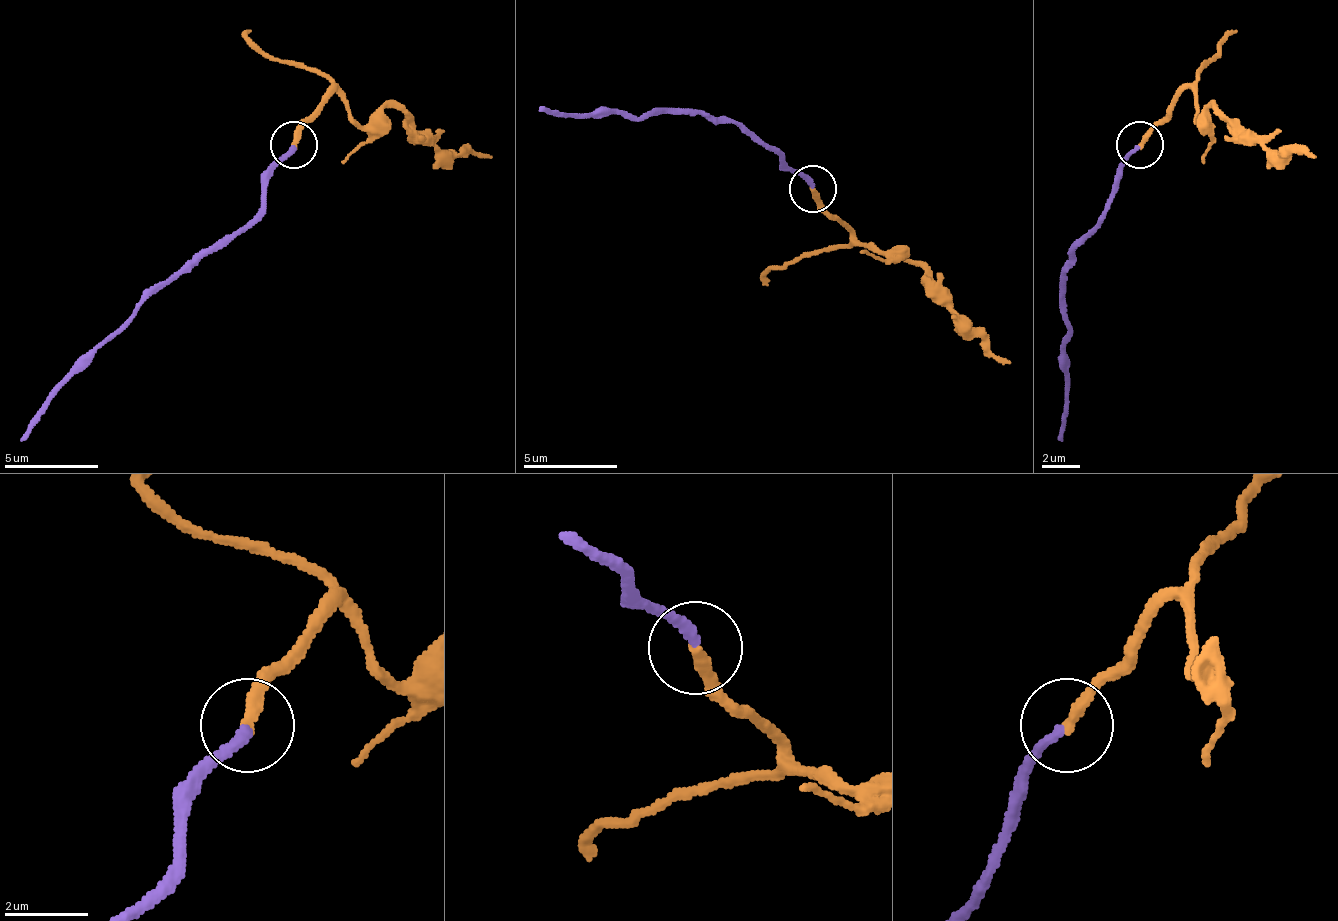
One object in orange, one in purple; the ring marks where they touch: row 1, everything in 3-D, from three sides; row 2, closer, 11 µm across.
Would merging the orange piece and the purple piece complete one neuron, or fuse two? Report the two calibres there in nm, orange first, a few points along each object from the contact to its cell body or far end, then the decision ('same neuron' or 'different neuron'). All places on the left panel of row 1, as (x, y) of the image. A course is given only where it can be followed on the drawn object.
300/240 nm | orange via (292, 144), (335, 87), (363, 125), (396, 106), (443, 148), (490, 158) | purple via (292, 144), (264, 191), (264, 205), (212, 247), (180, 266), (52, 393), (20, 440) | same neuron

